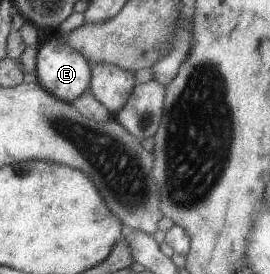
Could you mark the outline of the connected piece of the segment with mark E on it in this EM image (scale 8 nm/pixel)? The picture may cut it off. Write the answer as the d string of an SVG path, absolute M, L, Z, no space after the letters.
M57 31L43 41L36 51L36 79L44 90L55 96L57 99L71 103L78 95L84 93L90 84L91 72L90 63L79 53L76 52L63 38L57 35Z

